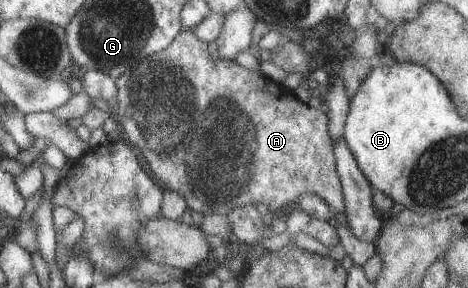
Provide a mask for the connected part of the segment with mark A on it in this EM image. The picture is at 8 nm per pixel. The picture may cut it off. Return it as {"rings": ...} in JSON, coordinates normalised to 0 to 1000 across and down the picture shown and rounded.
{"rings":[[[387,104],[348,170],[293,208],[288,226],[267,236],[248,274],[246,330],[239,347],[250,385],[250,434],[259,434],[259,476],[271,483],[301,587],[321,618],[348,646],[348,656],[380,670],[397,705],[400,726],[432,743],[483,743],[491,726],[515,715],[545,715],[560,705],[585,740],[596,740],[635,705],[635,691],[650,670],[671,670],[684,684],[716,736],[735,726],[731,694],[731,656],[722,608],[718,604],[714,545],[709,535],[709,490],[701,465],[701,413],[694,385],[671,378],[639,351],[618,306],[600,288],[581,281],[543,243],[524,240],[504,219],[504,208],[453,205],[442,188],[442,153],[425,142],[410,104]]]}

